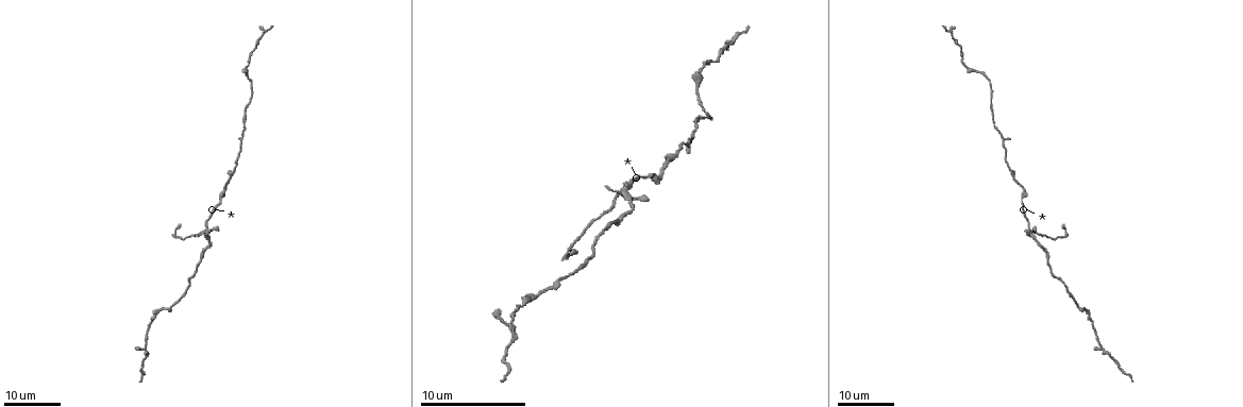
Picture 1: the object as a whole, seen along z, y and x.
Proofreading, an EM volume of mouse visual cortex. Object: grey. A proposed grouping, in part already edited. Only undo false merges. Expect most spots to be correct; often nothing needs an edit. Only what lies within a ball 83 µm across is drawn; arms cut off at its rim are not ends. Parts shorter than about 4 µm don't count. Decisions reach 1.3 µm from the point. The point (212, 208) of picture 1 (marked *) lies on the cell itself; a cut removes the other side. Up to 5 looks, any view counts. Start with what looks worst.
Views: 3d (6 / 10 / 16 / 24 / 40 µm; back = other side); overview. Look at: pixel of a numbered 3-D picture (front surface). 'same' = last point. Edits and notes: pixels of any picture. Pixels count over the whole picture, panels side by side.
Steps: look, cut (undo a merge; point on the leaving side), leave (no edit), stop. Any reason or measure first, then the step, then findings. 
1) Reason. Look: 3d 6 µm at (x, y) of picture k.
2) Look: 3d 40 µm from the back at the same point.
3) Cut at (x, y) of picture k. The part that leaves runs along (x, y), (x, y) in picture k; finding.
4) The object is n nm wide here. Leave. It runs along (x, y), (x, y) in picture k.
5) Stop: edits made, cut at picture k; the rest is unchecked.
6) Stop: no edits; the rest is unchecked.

Looks like a crossing. Look: 3d 24 µm at (619, 191) of picture 1.

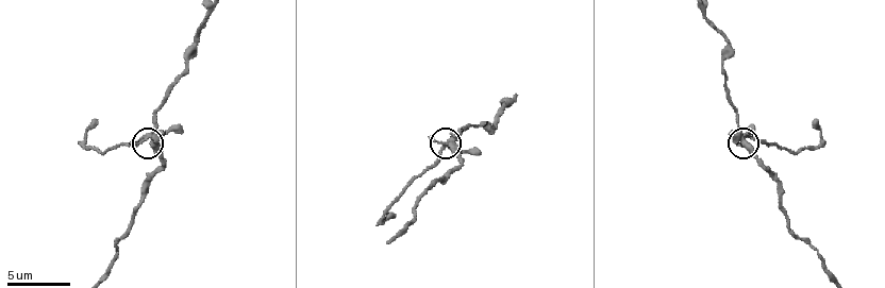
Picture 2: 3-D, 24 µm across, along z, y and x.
Closer look. Look: 3d 10 µm at (442, 146) of picture 2.

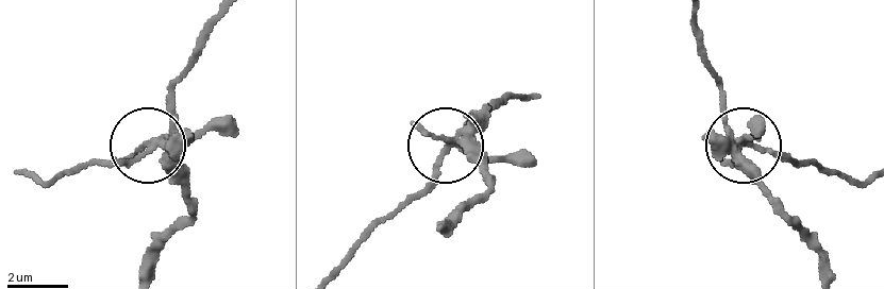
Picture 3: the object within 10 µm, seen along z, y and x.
Cut at (128, 160) of picture 3. The part that leaves runs along (169, 143), (96, 158), (54, 182), (34, 176) in picture 3; a second cell is stuck on.

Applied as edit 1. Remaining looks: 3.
Narrows sharply. Look: 3d 16 µm at (1102, 345) of picture 1.

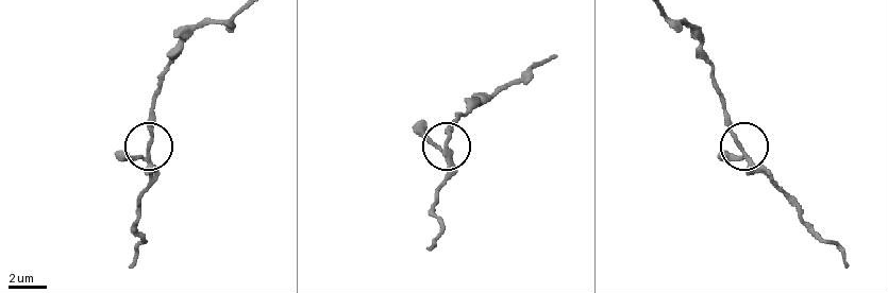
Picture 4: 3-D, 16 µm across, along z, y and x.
Closer look. Look: 3d 6 µm at (447, 142) of picture 4.

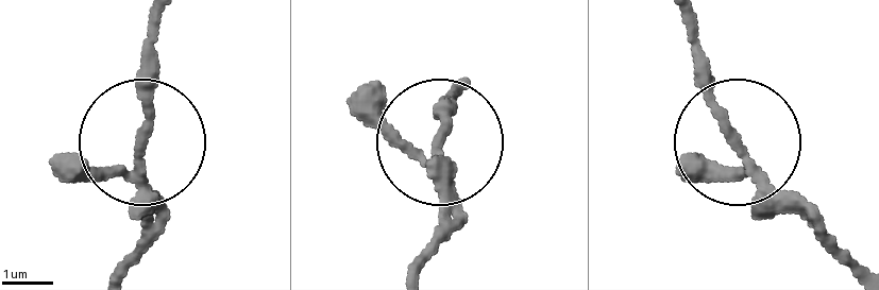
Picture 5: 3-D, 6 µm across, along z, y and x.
The object is 180 nm wide here. Leave. It runs along (459, 88), (438, 152), (438, 244) in picture 5; one cell here.

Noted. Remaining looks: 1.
Stop: edits made, cut at picture 3; the rest is unchecked.

